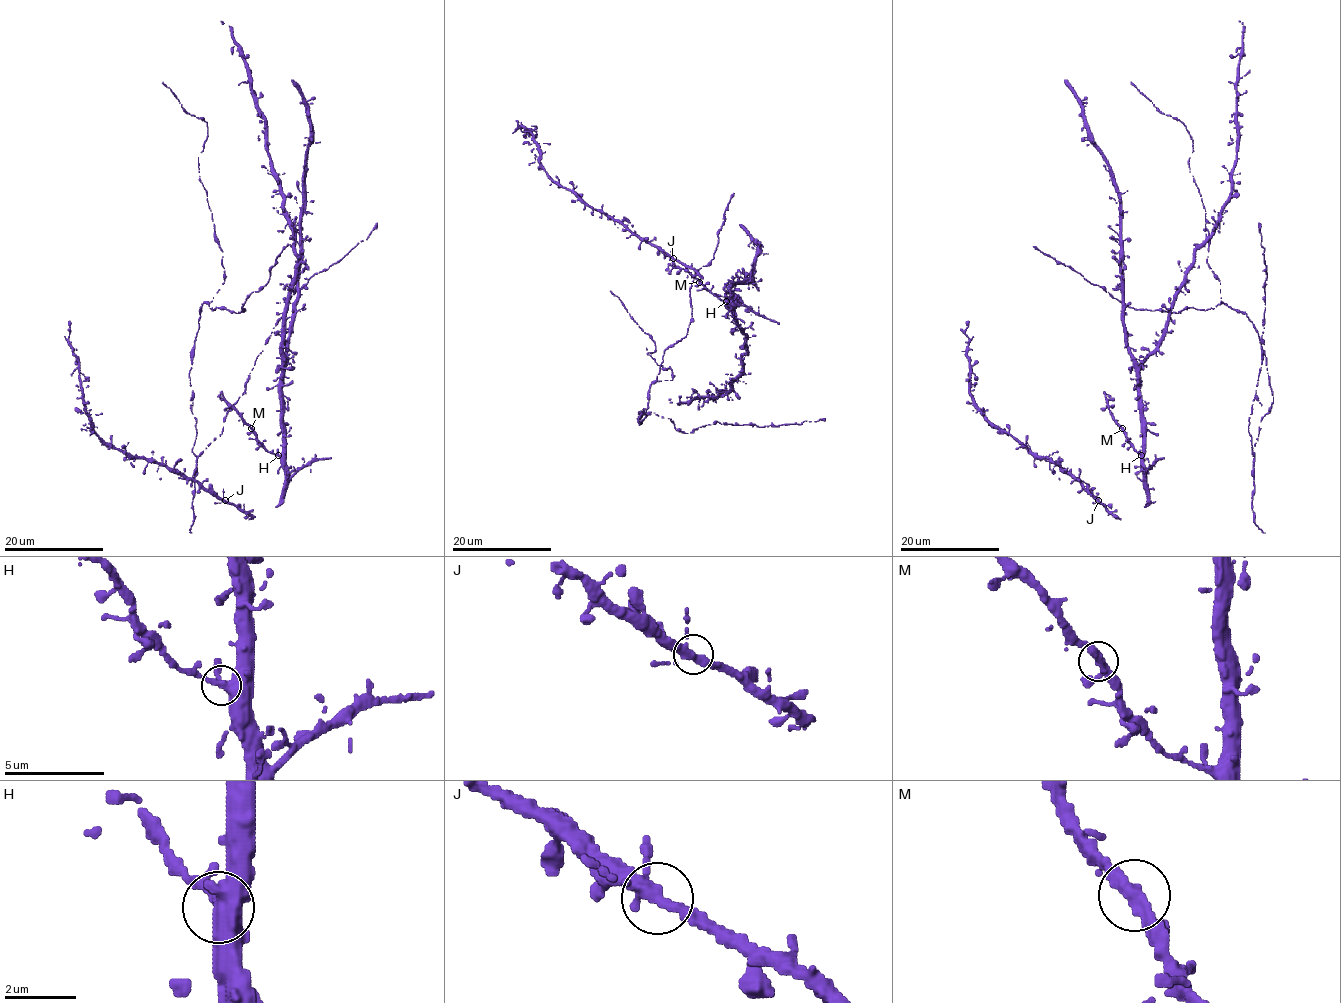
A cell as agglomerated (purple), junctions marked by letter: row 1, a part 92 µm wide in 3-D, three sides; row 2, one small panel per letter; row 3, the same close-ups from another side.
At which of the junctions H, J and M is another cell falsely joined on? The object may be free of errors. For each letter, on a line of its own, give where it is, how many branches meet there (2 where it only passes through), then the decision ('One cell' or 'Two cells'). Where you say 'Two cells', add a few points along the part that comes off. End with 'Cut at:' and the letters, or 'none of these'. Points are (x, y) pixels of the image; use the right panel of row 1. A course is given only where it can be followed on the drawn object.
H: Place: (1141, 455). Branches: 3. One cell
J: Place: (1098, 500). Branches: 3. One cell
M: Place: (1122, 428). Branches: 3. One cell
Cut at: none of these

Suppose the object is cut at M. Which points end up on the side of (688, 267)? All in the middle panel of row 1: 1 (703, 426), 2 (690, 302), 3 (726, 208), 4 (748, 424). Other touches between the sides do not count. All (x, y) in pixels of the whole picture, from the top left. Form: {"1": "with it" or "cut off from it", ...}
{"1": "cut off from it", "2": "cut off from it", "3": "cut off from it", "4": "cut off from it"}

